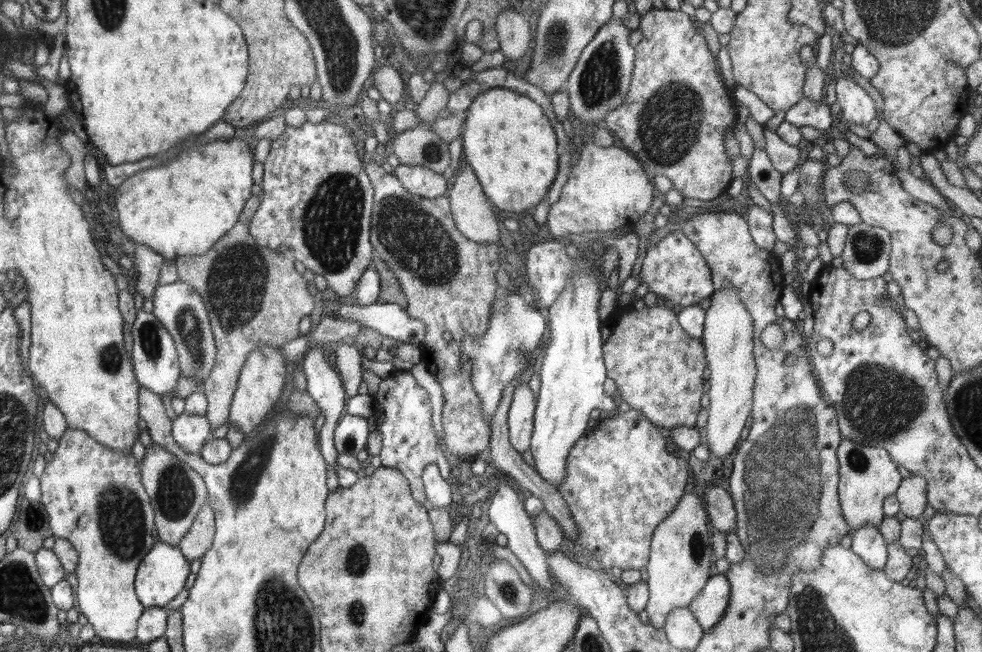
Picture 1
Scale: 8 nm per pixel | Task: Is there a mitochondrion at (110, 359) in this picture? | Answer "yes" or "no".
yes

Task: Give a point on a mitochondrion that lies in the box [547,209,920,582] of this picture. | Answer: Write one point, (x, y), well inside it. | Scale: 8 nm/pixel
(867, 248)

